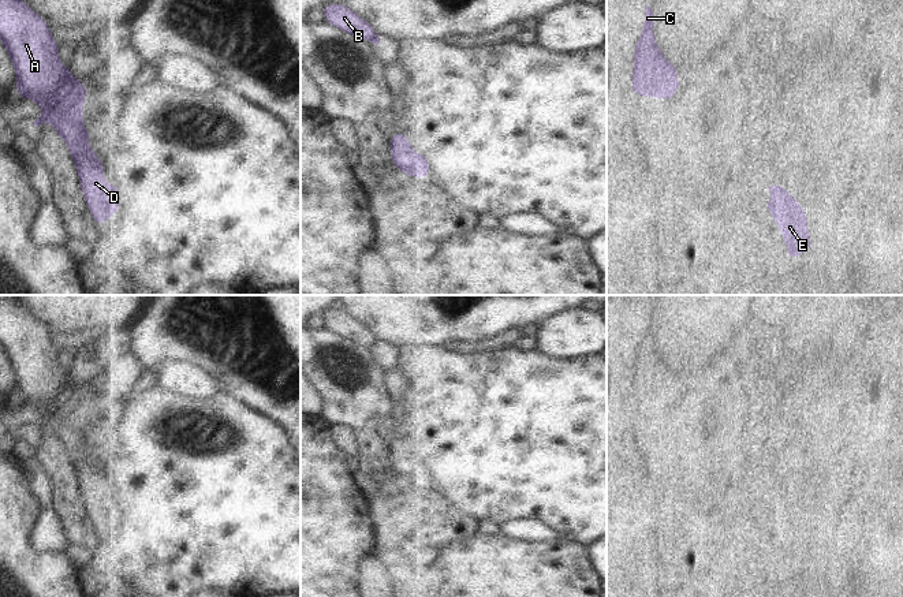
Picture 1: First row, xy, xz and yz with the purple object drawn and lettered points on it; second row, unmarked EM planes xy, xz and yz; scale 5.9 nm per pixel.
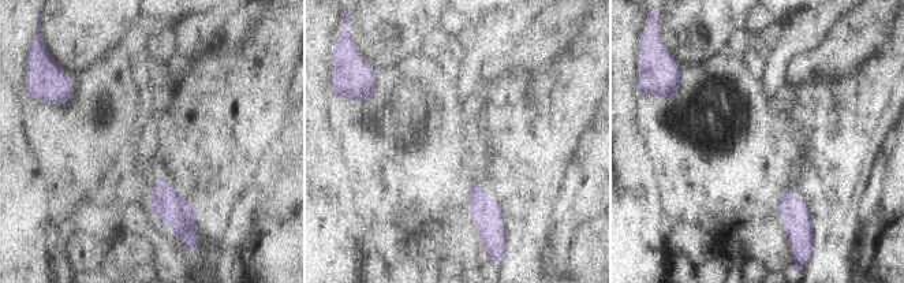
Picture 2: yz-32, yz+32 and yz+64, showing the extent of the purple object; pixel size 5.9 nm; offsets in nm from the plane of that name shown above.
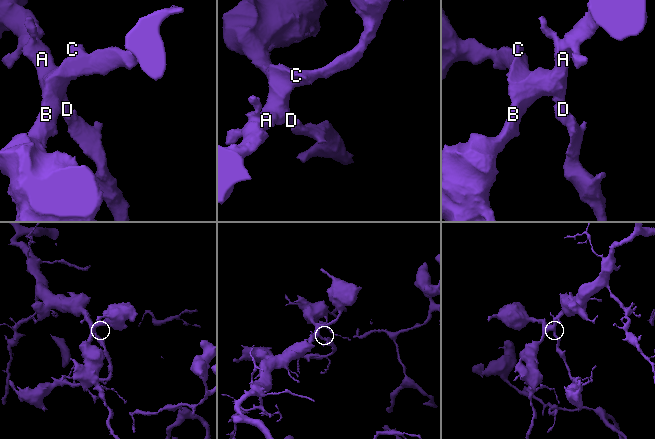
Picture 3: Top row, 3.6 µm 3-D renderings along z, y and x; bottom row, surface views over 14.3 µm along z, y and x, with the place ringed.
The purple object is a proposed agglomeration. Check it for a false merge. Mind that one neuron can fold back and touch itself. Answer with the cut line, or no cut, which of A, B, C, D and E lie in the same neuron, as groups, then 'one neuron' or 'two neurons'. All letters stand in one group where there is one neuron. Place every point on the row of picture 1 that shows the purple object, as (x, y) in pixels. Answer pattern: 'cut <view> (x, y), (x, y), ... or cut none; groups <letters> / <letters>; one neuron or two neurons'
cut none; groups A B C D E; one neuron

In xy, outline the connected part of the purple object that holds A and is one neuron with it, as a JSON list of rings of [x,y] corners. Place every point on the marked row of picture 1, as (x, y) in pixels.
[[[0,0],[0,42],[14,66],[16,94],[42,108],[33,126],[46,122],[63,138],[87,210],[100,227],[120,210],[120,187],[105,182],[104,163],[89,145],[92,134],[83,126],[87,87],[60,61],[60,44],[51,30],[23,0]]]

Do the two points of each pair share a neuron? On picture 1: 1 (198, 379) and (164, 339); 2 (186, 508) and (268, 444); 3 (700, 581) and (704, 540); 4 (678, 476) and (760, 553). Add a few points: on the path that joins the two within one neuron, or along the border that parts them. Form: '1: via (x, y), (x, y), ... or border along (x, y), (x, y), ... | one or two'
1: border along (152, 368), (165, 362), (191, 362), (213, 373) | two
2: via (206, 502), (247, 461) | one
3: via (700, 571), (700, 549) | one
4: via (700, 485), (743, 532) | one

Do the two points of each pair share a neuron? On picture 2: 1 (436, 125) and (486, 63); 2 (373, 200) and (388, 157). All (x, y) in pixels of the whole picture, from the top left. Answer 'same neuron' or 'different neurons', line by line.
1: different neurons
2: same neuron

